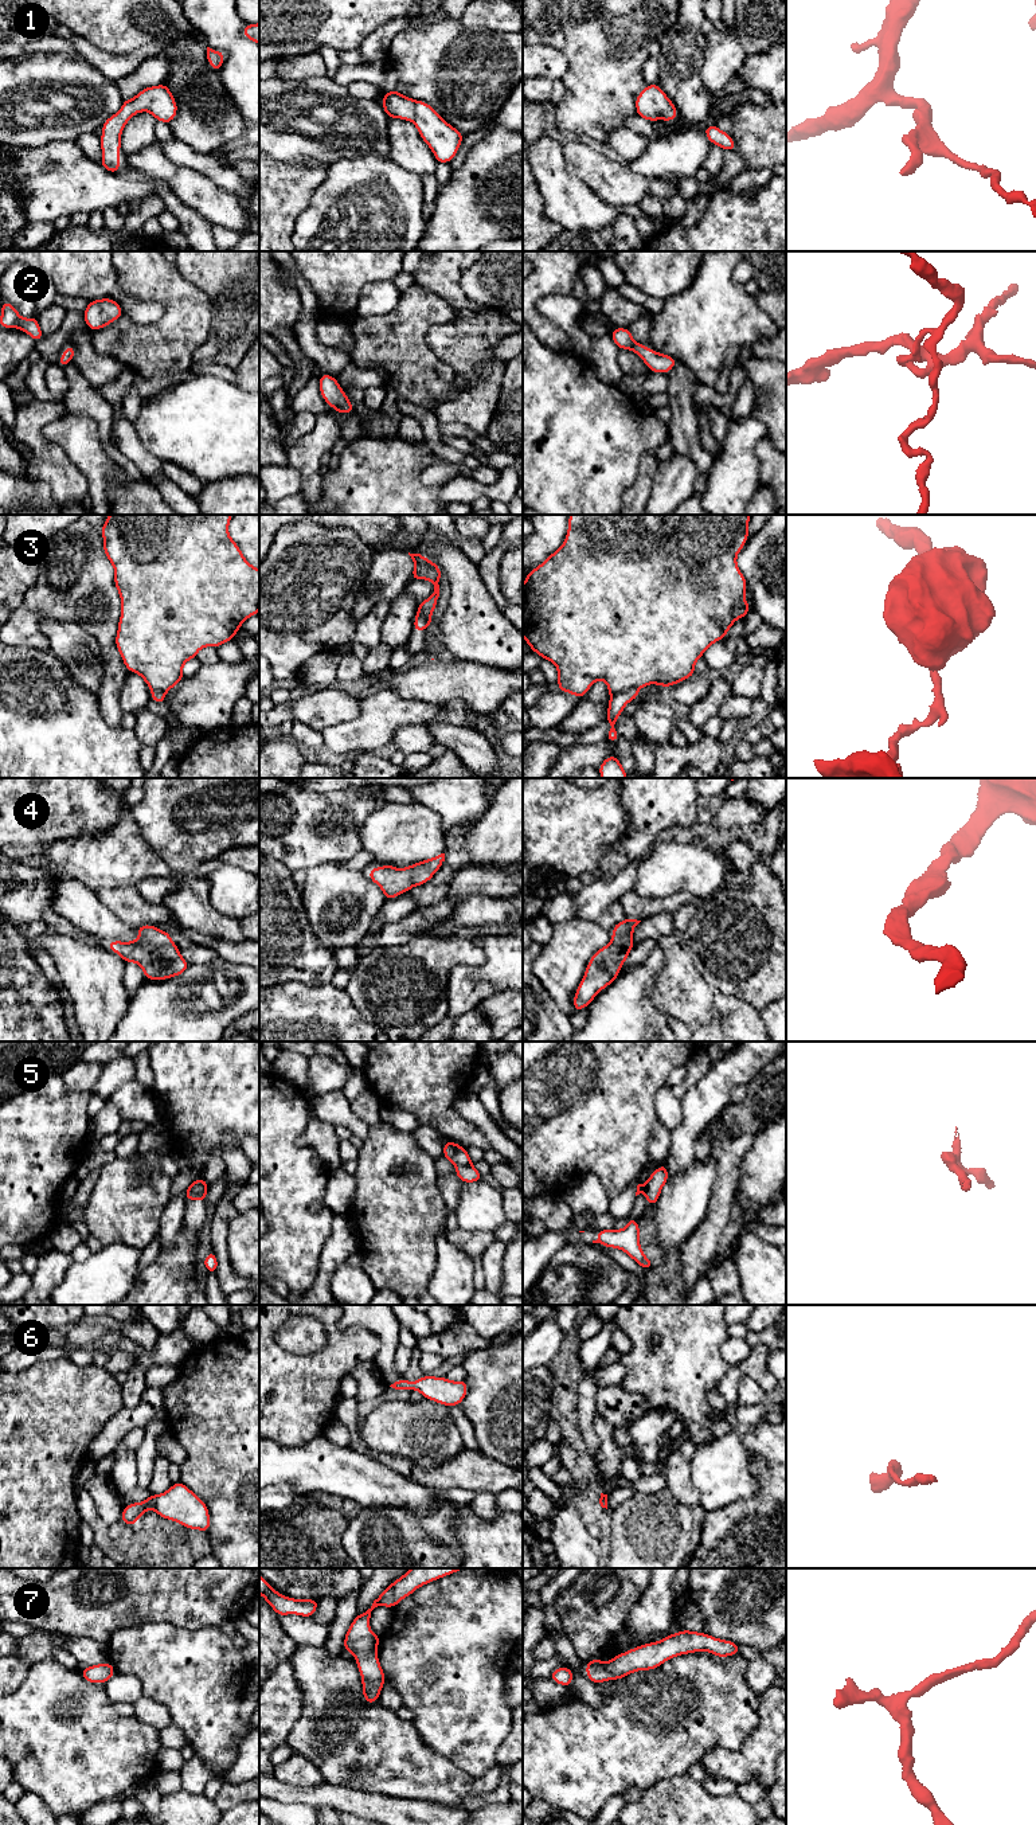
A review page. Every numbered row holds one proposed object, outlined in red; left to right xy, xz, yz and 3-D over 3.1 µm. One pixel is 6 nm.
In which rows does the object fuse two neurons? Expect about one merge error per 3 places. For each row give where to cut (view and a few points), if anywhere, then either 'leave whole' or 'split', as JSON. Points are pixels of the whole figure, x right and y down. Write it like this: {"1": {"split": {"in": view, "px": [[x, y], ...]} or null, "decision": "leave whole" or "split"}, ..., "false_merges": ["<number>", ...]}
{"1": {"split": null, "decision": "leave whole"}, "2": {"split": null, "decision": "leave whole"}, "3": {"split": {"in": "yz", "px": [[637, 688], [620, 691], [610, 696]]}, "decision": "split"}, "4": {"split": null, "decision": "leave whole"}, "5": {"split": {"in": "xy", "px": [[206, 1183], [190, 1199]]}, "decision": "split"}, "6": {"split": null, "decision": "leave whole"}, "7": {"split": null, "decision": "leave whole"}, "false_merges": ["3", "5"]}

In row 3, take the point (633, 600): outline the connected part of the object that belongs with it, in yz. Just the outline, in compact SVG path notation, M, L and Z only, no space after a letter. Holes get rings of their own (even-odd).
M570 515L568 529L563 544L555 552L552 552L540 566L531 570L525 577L523 585L523 637L535 653L556 665L558 689L572 693L576 697L583 697L597 680L603 680L607 684L610 696L613 696L615 693L638 689L649 684L658 684L661 688L672 687L693 676L696 661L712 644L719 640L724 640L728 629L734 625L734 622L738 618L744 620L751 607L750 603L744 599L744 591L748 587L746 578L736 564L736 556L748 539L748 523L750 515Z

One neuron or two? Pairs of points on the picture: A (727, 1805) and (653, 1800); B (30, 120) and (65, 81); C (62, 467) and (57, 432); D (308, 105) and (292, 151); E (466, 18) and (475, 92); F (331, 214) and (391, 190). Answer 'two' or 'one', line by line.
A: one
B: one
C: two
D: one
E: two
F: one

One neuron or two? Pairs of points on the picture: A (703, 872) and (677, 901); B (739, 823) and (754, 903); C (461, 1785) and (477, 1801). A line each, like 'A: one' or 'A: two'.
A: two
B: two
C: two

